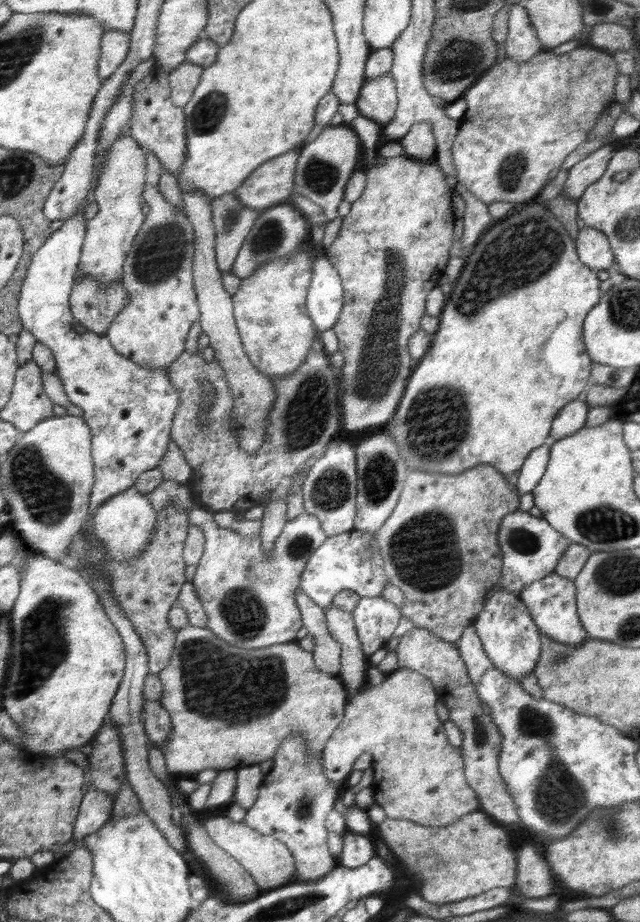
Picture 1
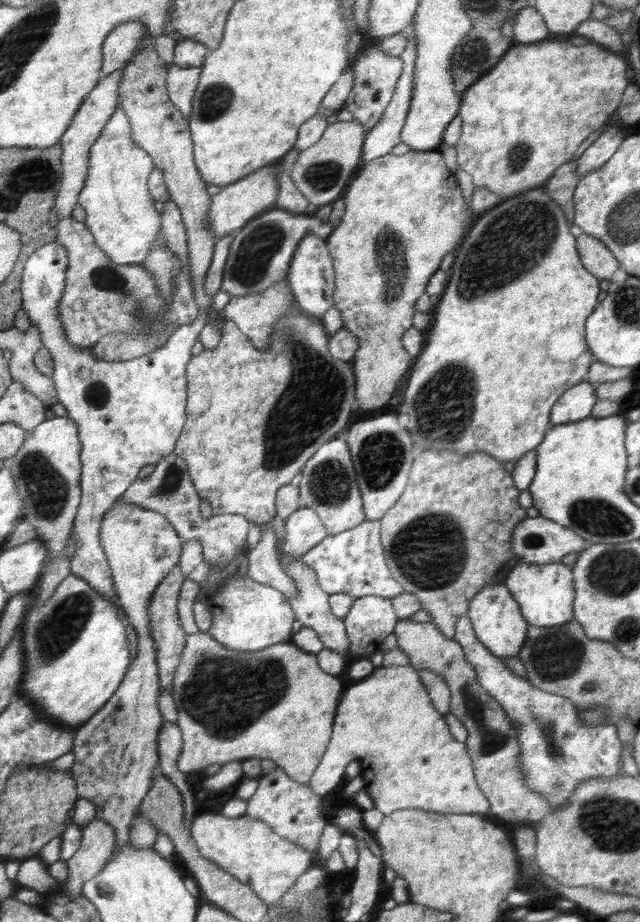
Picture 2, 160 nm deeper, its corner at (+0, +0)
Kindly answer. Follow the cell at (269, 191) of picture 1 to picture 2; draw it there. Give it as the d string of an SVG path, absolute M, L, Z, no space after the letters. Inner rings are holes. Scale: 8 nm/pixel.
M292 148L282 160L263 166L257 172L241 178L237 182L223 186L217 194L212 196L212 204L209 206L209 229L216 234L216 242L227 234L237 233L248 221L255 219L262 212L274 204L280 194L280 172L289 171L298 159L300 150Z

